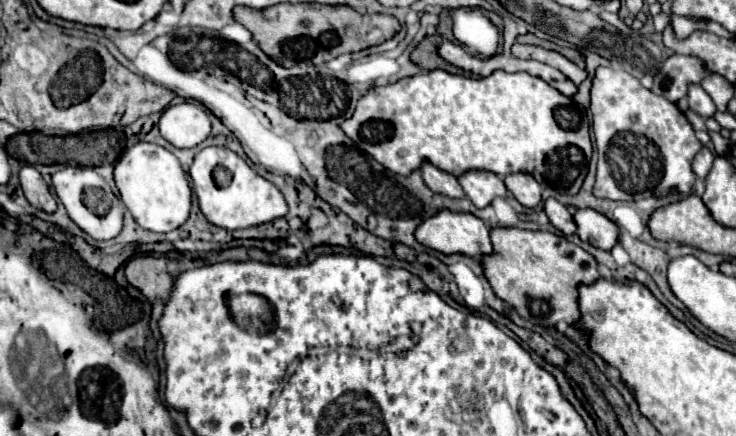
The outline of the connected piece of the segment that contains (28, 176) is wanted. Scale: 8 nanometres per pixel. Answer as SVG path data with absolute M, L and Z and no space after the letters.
M30 164L22 166L22 170L20 170L20 184L22 184L22 190L26 194L26 200L34 208L40 208L44 212L54 212L56 210L56 200L50 194L50 188L44 182L42 174L34 166L30 166Z

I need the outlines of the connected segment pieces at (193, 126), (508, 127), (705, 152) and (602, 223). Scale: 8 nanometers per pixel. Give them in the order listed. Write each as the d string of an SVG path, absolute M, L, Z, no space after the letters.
M182 102L162 112L158 122L160 134L176 148L194 148L210 134L206 112L194 102Z
M430 70L428 74L402 78L394 84L374 86L358 100L352 118L344 120L340 128L360 150L400 176L410 176L414 170L422 168L424 162L430 162L454 176L462 176L468 170L488 170L500 178L526 172L542 186L550 186L552 182L554 190L564 190L572 182L576 182L576 186L580 182L582 186L592 156L586 110L582 108L580 118L580 108L572 98L566 98L542 78L530 76L528 72L508 74L496 70L488 78L474 80L444 70Z
M702 146L702 148L700 148L700 152L696 154L694 162L692 162L692 168L694 168L696 176L706 178L706 174L708 174L708 172L710 172L710 168L712 168L712 162L714 162L714 154L712 154L706 146Z
M590 208L576 210L574 222L578 226L576 234L580 236L580 240L590 242L592 246L596 246L600 250L612 250L618 244L620 230L618 230L616 222L612 222L604 214L590 210Z

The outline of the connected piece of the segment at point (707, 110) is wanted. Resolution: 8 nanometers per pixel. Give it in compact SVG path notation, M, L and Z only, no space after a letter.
M700 84L688 86L688 104L690 104L690 110L694 110L700 116L714 116L714 112L716 112L712 98Z

